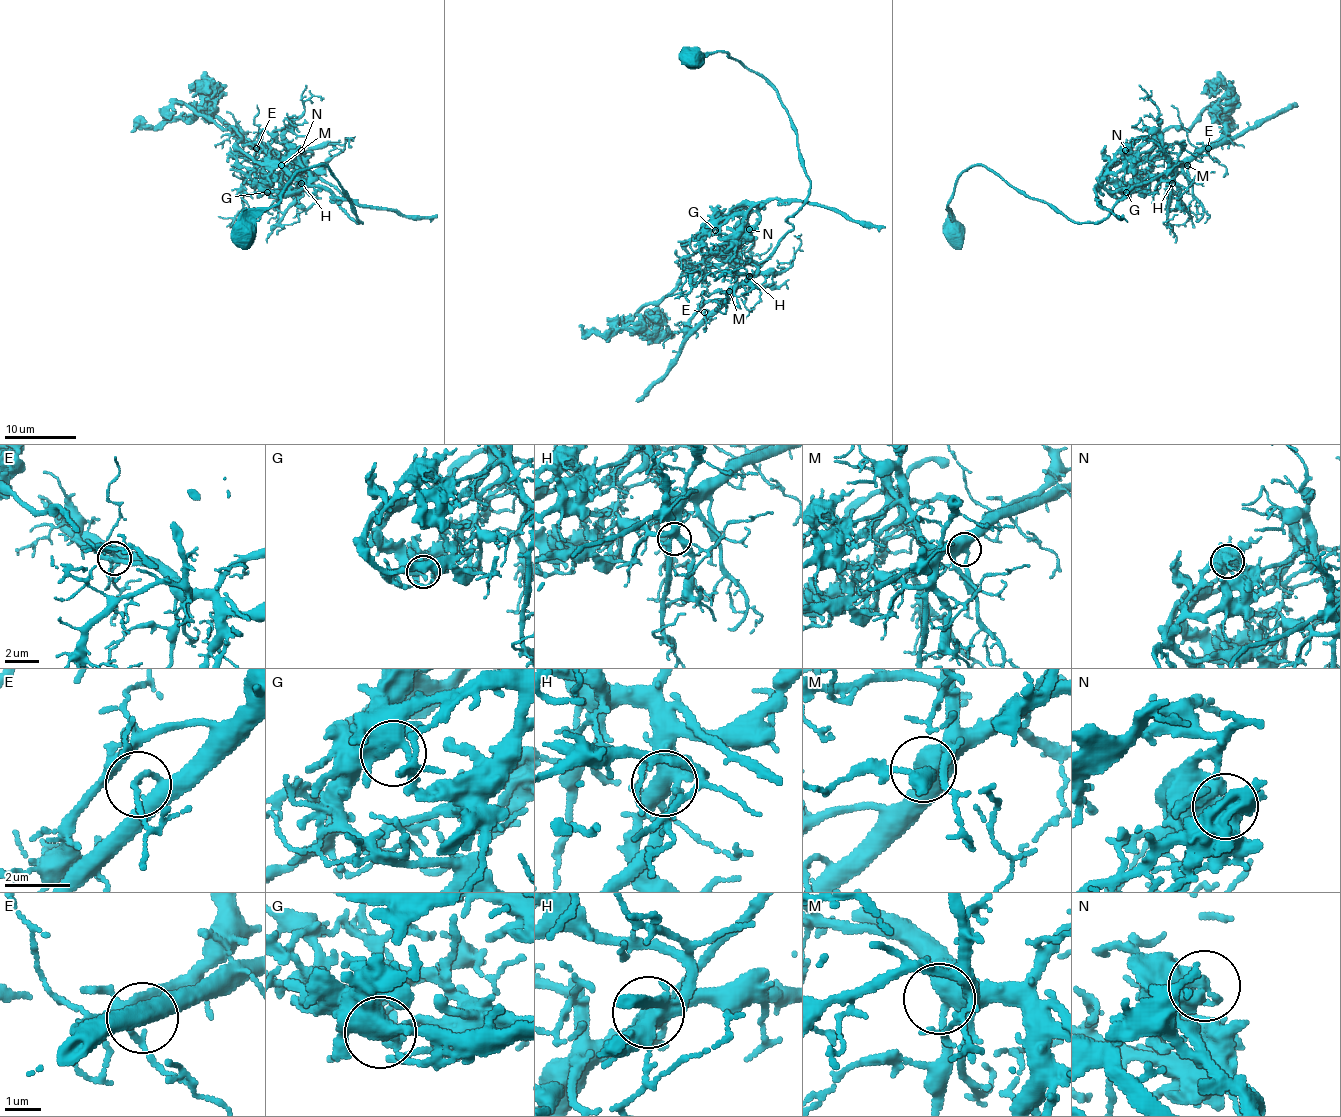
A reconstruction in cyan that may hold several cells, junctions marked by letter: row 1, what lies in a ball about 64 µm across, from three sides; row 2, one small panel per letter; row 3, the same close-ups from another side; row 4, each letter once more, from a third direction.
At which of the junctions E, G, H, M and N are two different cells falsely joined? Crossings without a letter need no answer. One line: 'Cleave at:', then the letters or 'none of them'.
Cleave at: N

